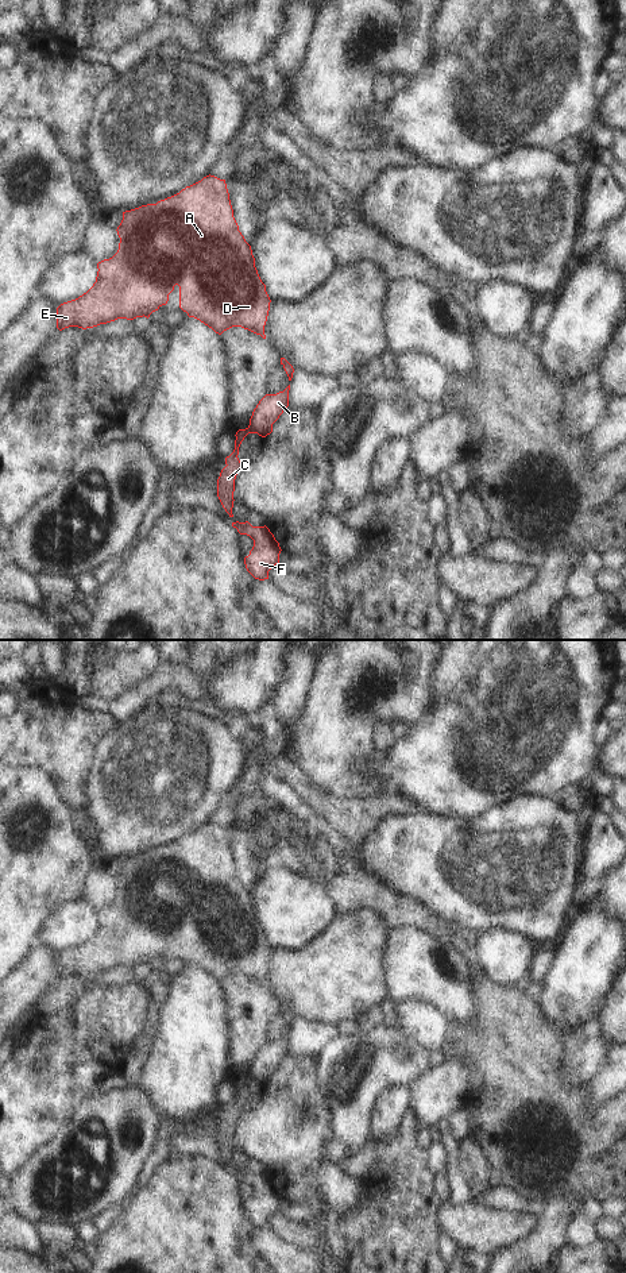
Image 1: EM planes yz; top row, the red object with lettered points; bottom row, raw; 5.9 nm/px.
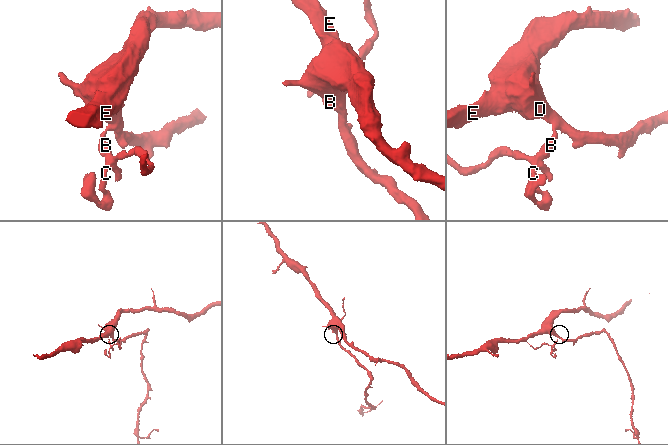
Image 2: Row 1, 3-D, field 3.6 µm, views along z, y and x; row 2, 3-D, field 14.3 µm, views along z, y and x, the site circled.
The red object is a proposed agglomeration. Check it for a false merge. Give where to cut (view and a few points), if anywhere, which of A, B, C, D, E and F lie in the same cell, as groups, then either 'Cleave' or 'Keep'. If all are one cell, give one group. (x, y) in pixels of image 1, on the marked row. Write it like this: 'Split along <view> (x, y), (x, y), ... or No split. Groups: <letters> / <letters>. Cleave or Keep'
No split. Groups: A B C D E F. Keep

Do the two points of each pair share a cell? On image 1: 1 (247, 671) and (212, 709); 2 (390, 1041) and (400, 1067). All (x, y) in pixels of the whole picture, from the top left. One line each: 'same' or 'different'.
1: different
2: same

